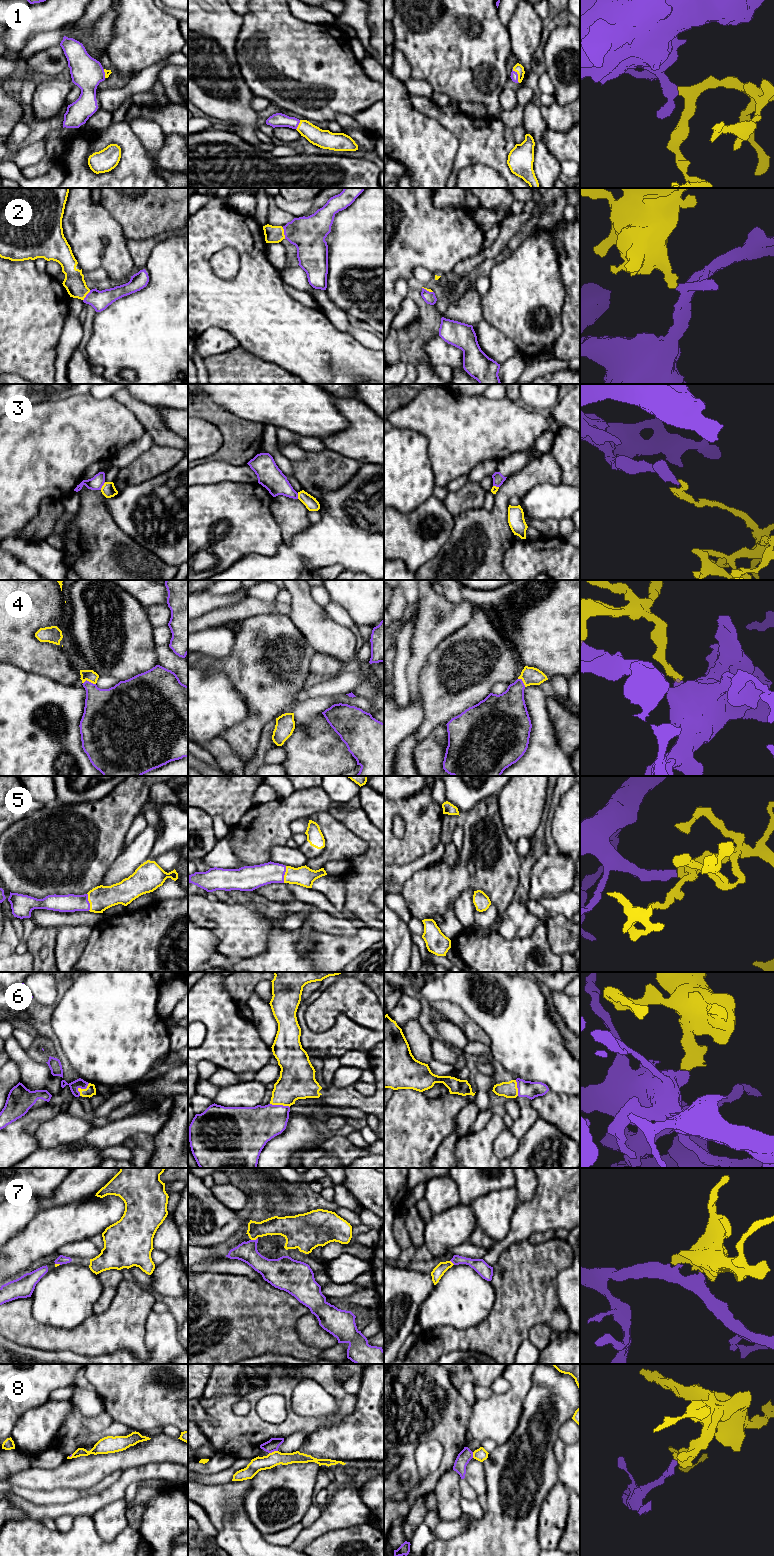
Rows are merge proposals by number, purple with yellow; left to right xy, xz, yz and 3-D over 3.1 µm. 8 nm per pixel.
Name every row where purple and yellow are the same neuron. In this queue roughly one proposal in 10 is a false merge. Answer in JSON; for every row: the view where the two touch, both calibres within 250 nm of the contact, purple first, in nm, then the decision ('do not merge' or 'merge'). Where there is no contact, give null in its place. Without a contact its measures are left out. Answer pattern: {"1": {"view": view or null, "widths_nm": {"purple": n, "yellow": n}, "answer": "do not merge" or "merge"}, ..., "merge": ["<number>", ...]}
{"1": {"view": "yz", "widths_nm": {"purple": 60, "yellow": 70}, "answer": "merge"}, "2": {"view": "xz", "widths_nm": {"purple": 280, "yellow": 140}, "answer": "merge"}, "3": {"view": "xy", "widths_nm": {"purple": 110, "yellow": 110}, "answer": "do not merge"}, "4": {"view": "xy", "widths_nm": {"purple": 300, "yellow": 90}, "answer": "merge"}, "5": {"view": "xy", "widths_nm": {"purple": 140, "yellow": 190}, "answer": "merge"}, "6": {"view": "xy", "widths_nm": {"purple": 80, "yellow": 80}, "answer": "merge"}, "7": {"view": "xz", "widths_nm": {"purple": 160, "yellow": 150}, "answer": "merge"}, "8": {"view": "xz", "widths_nm": {"purple": 100, "yellow": 120}, "answer": "do not merge"}, "merge": ["1", "2", "4", "5", "6", "7"]}

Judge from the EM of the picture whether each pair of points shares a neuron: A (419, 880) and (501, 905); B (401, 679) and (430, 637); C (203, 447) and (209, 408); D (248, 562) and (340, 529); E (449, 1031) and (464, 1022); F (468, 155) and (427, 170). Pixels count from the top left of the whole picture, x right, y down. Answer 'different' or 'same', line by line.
A: same
B: different
C: different
D: same
E: different
F: different

